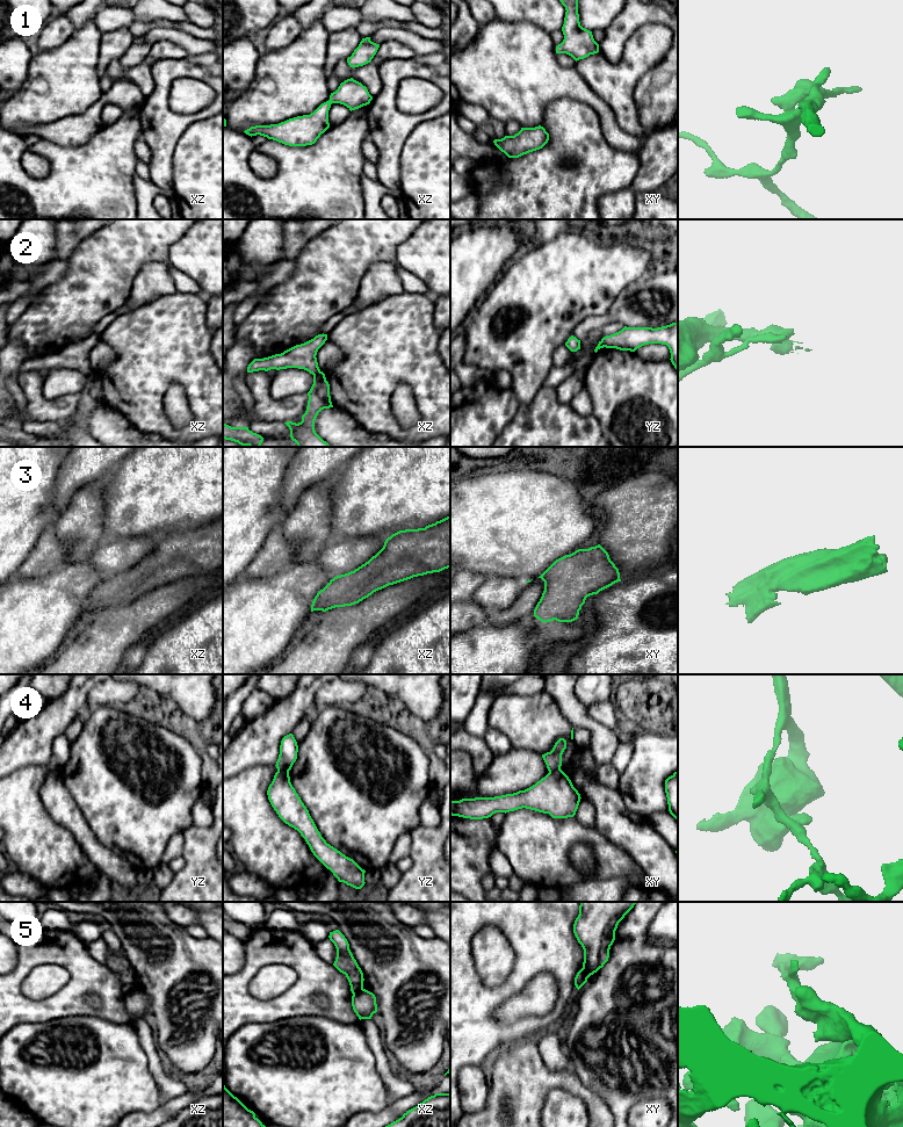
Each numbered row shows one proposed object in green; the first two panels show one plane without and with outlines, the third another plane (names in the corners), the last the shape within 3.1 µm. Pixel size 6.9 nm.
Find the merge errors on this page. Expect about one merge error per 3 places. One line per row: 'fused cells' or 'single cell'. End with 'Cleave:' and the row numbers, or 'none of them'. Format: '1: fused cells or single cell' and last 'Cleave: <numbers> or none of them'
1: single cell
2: fused cells
3: single cell
4: fused cells
5: fused cells
Cleave: 2, 4, 5

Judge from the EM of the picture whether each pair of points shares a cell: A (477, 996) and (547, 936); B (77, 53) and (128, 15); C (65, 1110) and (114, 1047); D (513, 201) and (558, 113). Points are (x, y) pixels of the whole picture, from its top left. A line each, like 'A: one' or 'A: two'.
A: one
B: two
C: one
D: one

